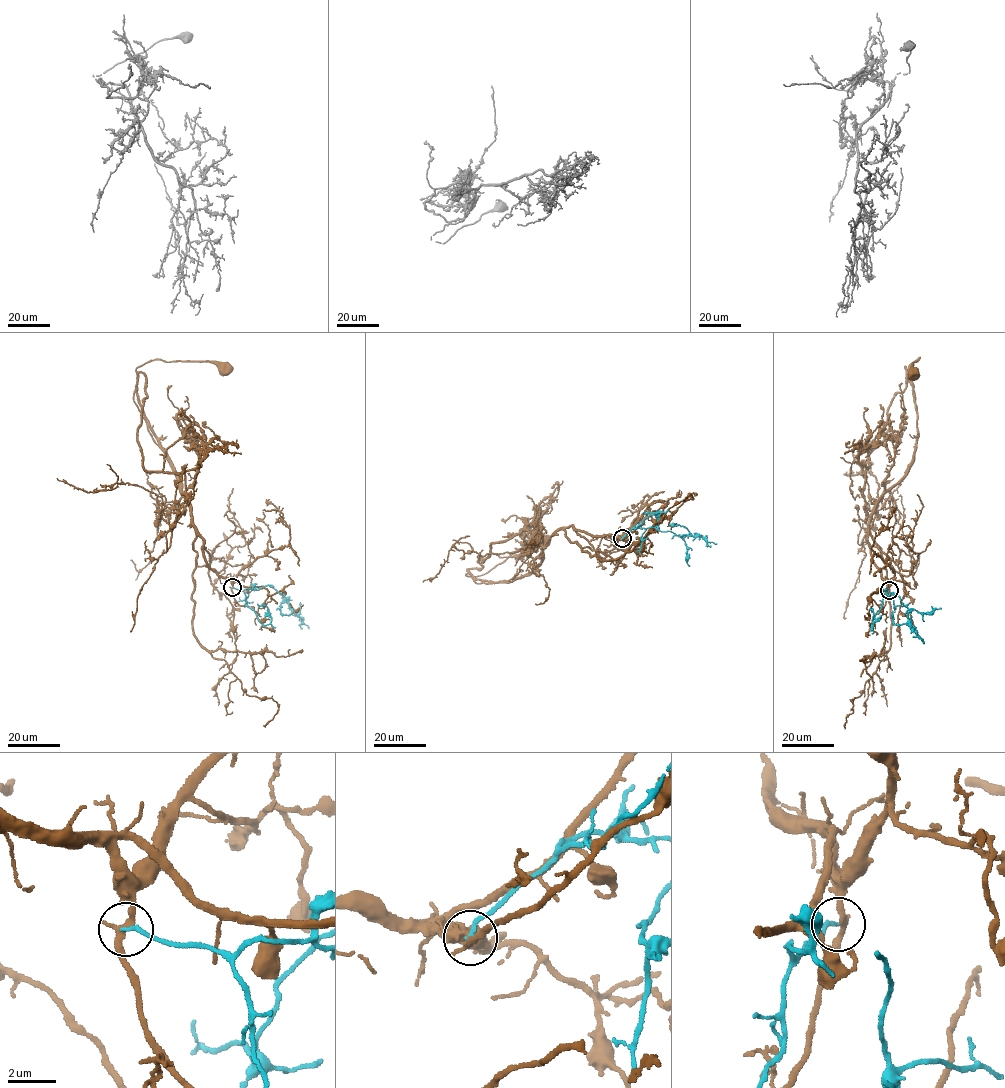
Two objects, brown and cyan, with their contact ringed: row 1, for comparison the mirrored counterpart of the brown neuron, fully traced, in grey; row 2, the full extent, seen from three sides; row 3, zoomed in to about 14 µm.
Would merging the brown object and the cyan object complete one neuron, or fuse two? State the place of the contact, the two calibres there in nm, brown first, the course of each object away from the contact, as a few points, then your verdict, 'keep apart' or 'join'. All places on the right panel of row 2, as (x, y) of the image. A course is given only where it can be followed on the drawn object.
(889, 590) | 280/170 nm | brown via (889, 590), (873, 561), (867, 530), (874, 507), (911, 461), (917, 416), (908, 371), (919, 357), (911, 371) | cyan via (889, 590), (883, 593), (889, 596), (893, 592), (907, 608), (906, 623), (894, 624), (892, 610) | keep apart

